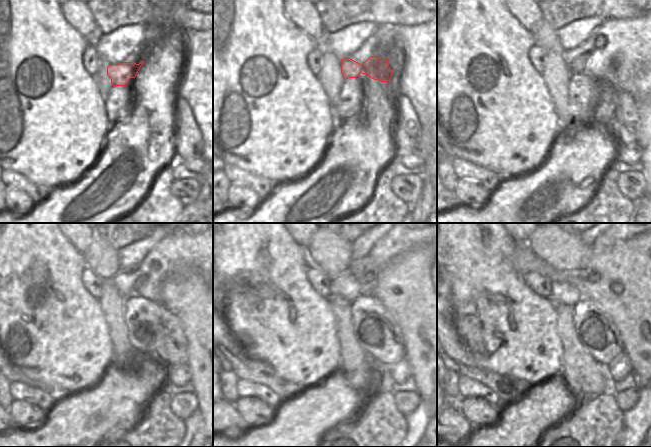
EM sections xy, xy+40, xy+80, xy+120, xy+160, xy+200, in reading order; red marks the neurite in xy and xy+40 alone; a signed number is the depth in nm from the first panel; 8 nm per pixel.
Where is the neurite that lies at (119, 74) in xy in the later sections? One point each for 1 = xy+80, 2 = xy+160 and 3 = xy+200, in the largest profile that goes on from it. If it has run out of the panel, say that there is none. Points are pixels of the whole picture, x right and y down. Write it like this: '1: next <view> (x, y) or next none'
1: next xy+80 (598, 67)
2: next xy+160 (365, 269)
3: next xy+200 (592, 277)

